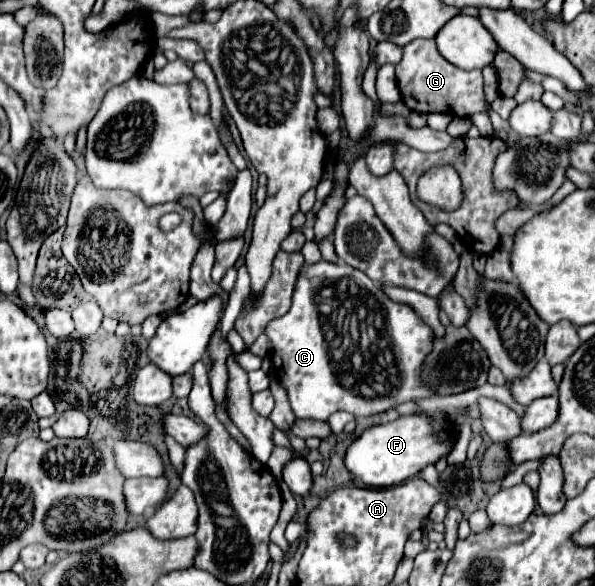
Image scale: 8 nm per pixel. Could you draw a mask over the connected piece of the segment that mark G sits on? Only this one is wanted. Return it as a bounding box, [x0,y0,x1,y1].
[397,39,483,117]

